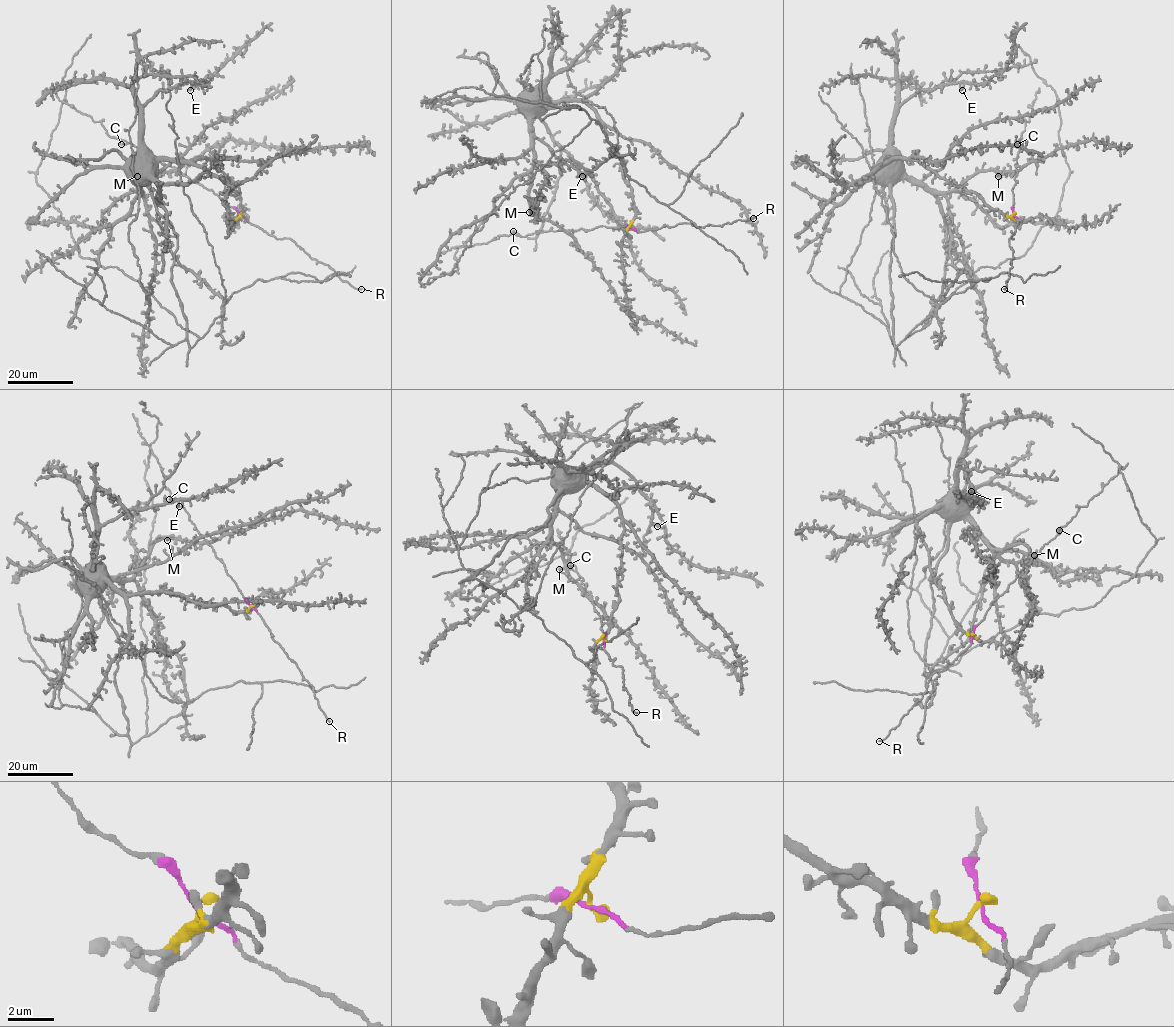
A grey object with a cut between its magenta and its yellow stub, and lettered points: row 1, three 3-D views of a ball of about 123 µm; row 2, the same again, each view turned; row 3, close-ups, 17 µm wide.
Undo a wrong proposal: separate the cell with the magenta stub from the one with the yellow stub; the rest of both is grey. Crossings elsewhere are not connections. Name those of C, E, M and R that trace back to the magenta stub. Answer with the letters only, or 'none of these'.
C, R

